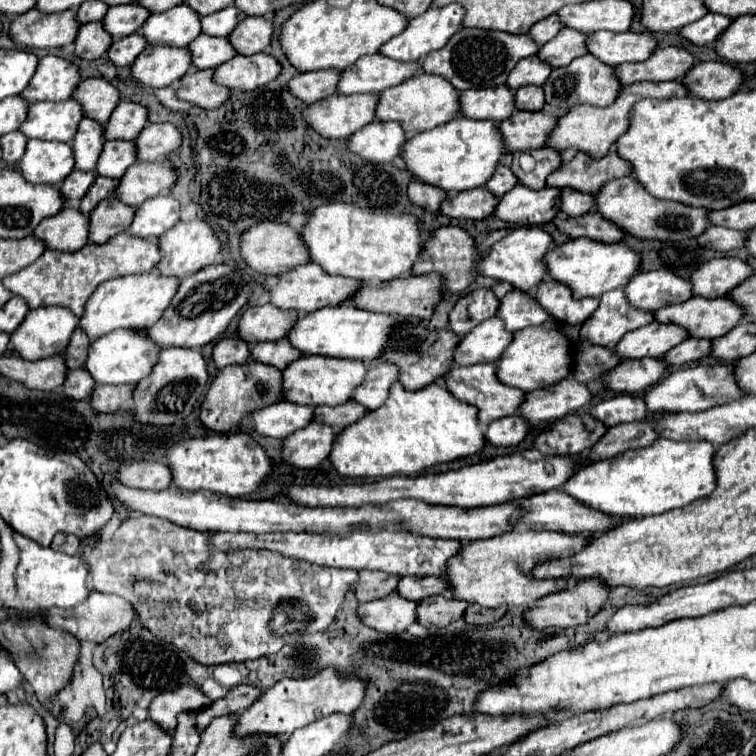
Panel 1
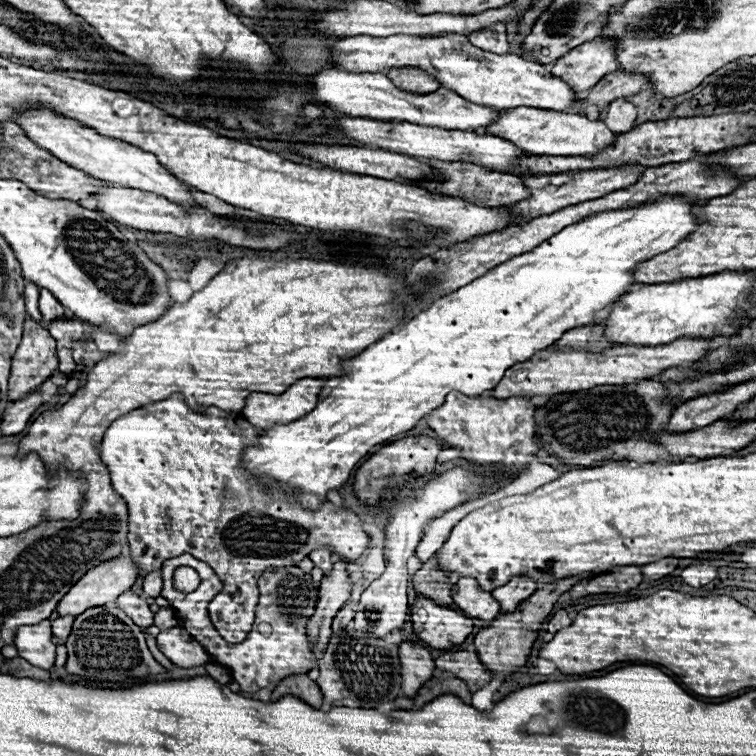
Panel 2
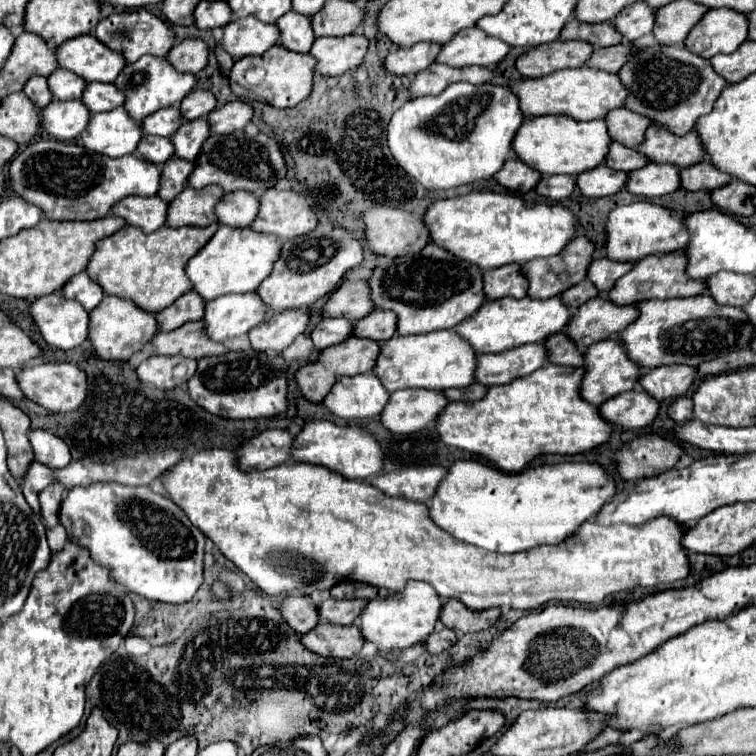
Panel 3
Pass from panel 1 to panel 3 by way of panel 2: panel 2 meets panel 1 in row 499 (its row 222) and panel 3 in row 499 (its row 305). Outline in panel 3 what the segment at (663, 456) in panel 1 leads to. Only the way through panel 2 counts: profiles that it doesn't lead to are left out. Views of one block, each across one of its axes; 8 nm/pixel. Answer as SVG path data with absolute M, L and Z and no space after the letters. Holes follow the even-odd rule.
M456 460L446 478L440 482L434 498L428 502L428 508L430 518L454 538L490 552L514 554L542 544L562 544L562 540L574 536L574 532L578 532L586 520L594 518L602 506L614 498L614 494L616 482L600 464L560 462L512 474L476 460Z

